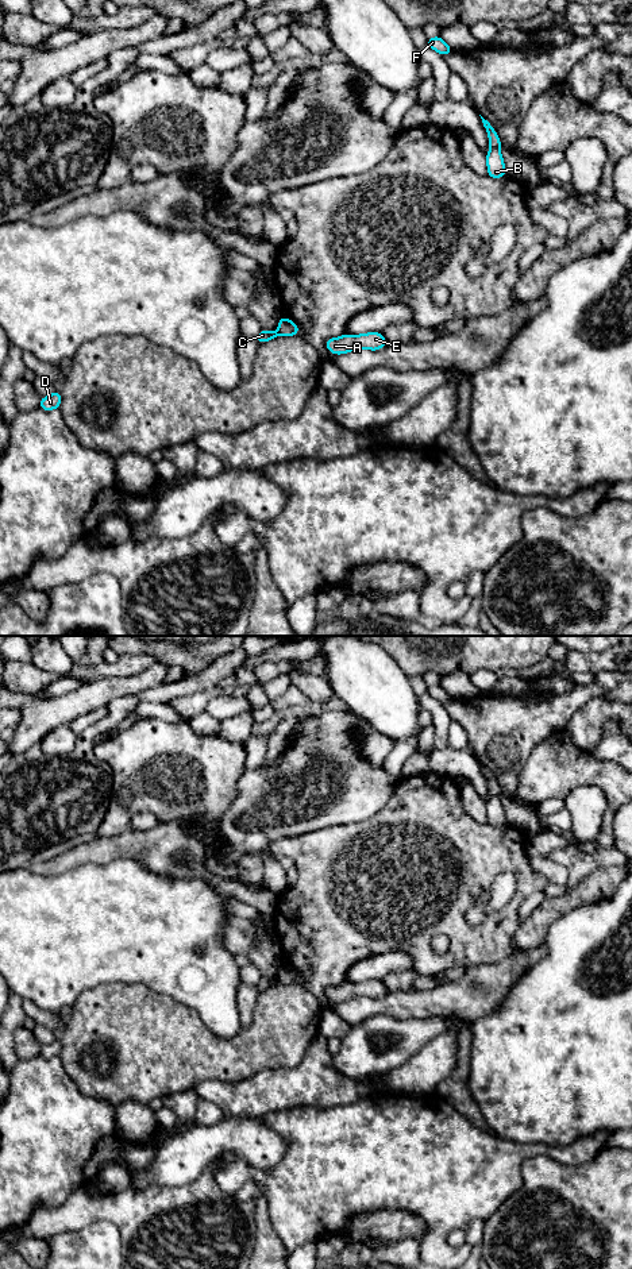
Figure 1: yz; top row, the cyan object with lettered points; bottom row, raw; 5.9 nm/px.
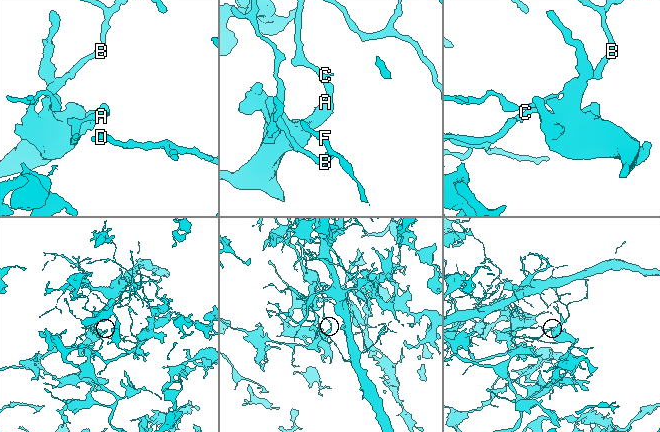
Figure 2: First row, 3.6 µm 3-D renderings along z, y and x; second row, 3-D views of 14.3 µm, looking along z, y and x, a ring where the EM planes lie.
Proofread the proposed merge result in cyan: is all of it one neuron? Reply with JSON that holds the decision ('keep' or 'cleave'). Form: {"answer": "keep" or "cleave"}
{"answer": "cleave"}

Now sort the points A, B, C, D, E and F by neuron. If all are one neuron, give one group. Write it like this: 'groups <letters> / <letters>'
groups A E / B C D F

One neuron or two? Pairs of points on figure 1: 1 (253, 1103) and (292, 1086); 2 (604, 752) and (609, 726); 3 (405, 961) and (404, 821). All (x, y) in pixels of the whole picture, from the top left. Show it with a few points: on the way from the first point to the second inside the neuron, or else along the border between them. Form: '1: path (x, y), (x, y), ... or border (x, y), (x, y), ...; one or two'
1: path (262, 1094), (269, 1090), (282, 1088); one
2: path (609, 745), (609, 733); one
3: border (373, 953), (403, 951), (411, 959), (413, 968); two

